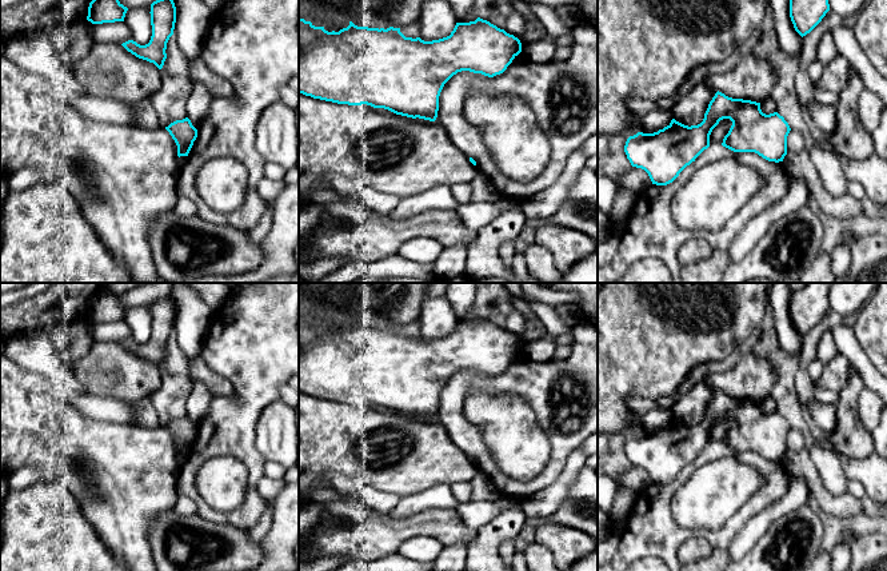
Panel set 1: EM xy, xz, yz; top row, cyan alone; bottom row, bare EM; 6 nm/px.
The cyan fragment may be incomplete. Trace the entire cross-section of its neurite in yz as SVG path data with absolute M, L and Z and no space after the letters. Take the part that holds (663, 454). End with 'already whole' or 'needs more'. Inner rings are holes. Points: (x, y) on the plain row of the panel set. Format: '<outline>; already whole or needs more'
M719 390L700 423L688 426L672 418L658 431L630 435L624 451L632 466L648 472L652 483L667 484L710 446L710 434L723 418L732 420L723 446L734 451L755 451L768 460L783 460L791 430L784 416L778 411L766 414L760 402L732 398Z; already whole

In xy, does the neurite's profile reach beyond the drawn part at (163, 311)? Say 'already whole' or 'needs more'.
already whole

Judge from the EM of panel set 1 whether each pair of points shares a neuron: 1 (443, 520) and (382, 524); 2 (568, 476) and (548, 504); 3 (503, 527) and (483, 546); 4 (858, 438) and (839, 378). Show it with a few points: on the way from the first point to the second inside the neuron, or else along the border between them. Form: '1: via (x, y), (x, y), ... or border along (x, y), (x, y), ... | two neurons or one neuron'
1: via (428, 522), (396, 524) | one neuron
2: via (563, 483), (551, 498) | one neuron
3: via (498, 531), (488, 540) | one neuron
4: border along (852, 367), (847, 382), (838, 391) | two neurons

